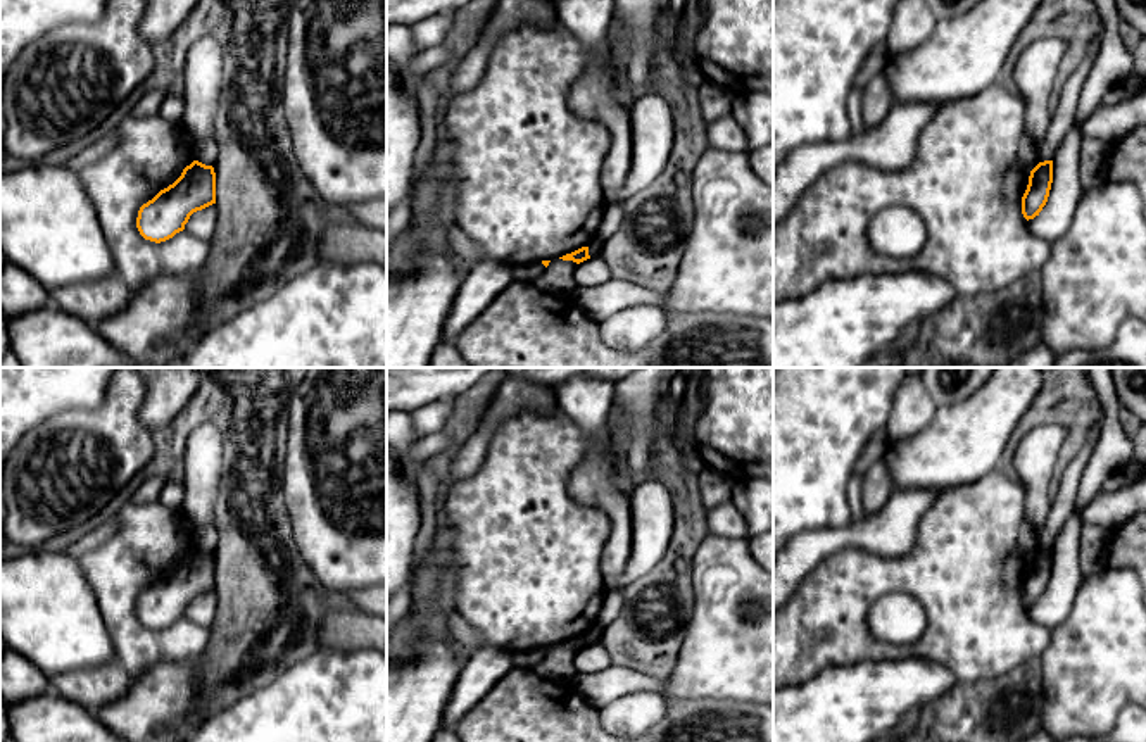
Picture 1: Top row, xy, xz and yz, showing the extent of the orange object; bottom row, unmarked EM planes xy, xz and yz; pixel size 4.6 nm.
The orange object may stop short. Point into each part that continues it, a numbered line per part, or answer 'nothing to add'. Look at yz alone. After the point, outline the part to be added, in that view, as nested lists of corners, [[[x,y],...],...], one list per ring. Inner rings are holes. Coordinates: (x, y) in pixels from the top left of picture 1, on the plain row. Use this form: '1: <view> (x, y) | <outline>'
nothing to add

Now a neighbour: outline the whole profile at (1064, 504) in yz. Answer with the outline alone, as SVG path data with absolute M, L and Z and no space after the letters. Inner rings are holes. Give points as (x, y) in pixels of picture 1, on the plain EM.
M1094 424L1087 431L1087 440L1084 443L1084 449L1065 469L1058 494L1051 500L1051 511L1044 525L1037 530L1037 547L1039 549L1053 547L1053 542L1058 531L1061 530L1068 516L1074 512L1080 478L1098 443L1099 433L1101 433L1101 426Z

